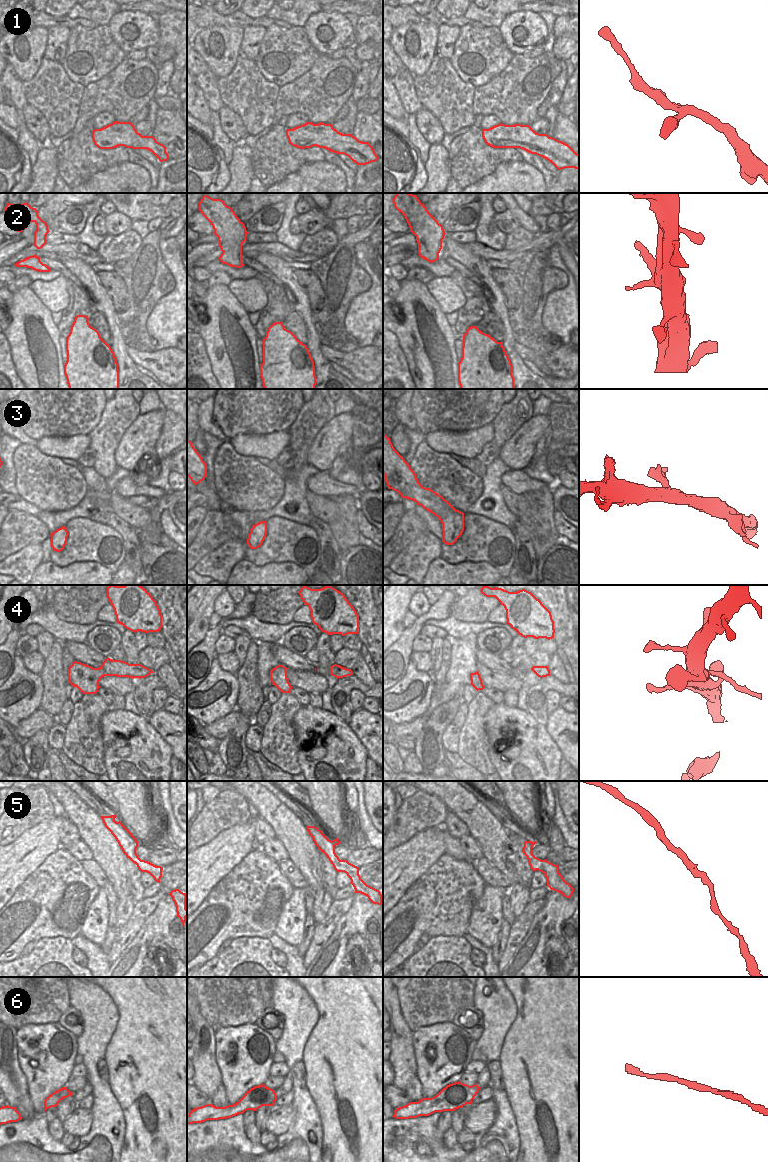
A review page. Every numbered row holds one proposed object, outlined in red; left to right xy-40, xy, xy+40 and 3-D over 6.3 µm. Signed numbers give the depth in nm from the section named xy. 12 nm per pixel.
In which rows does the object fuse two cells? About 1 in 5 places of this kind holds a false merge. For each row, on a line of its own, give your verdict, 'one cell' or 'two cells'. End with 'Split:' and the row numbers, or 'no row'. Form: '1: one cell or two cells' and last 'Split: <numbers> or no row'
1: one cell
2: one cell
3: one cell
4: one cell
5: one cell
6: two cells
Split: 6

